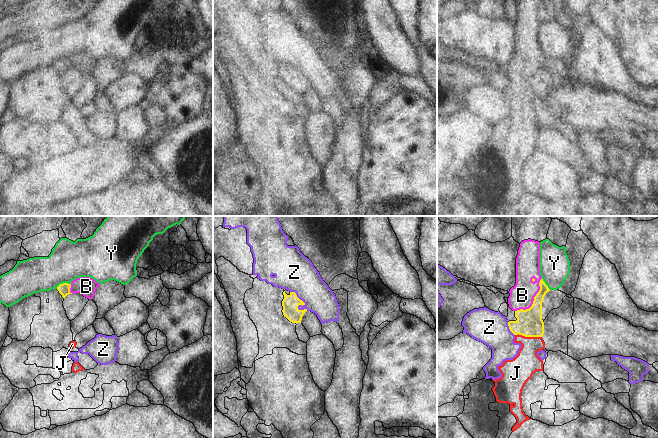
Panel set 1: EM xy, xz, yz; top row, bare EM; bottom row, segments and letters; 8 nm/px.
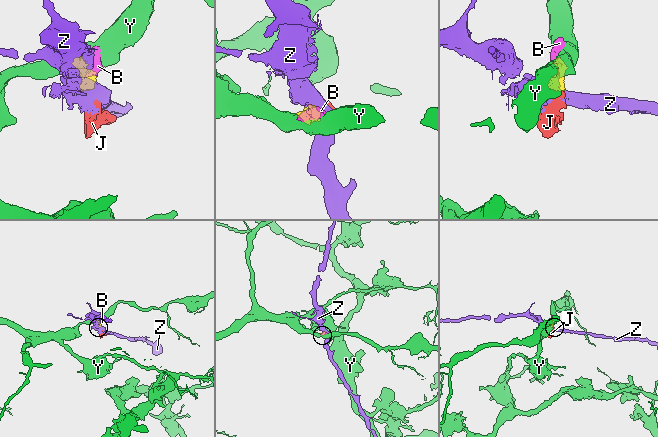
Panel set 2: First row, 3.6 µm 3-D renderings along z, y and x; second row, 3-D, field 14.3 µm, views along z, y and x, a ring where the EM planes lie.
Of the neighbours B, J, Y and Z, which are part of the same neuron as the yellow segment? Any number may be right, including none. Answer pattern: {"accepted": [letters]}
{"accepted": ["B", "J"]}

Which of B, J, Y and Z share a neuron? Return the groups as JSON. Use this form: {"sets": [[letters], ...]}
{"sets": [["B", "J"], ["Y"], ["Z"]]}

